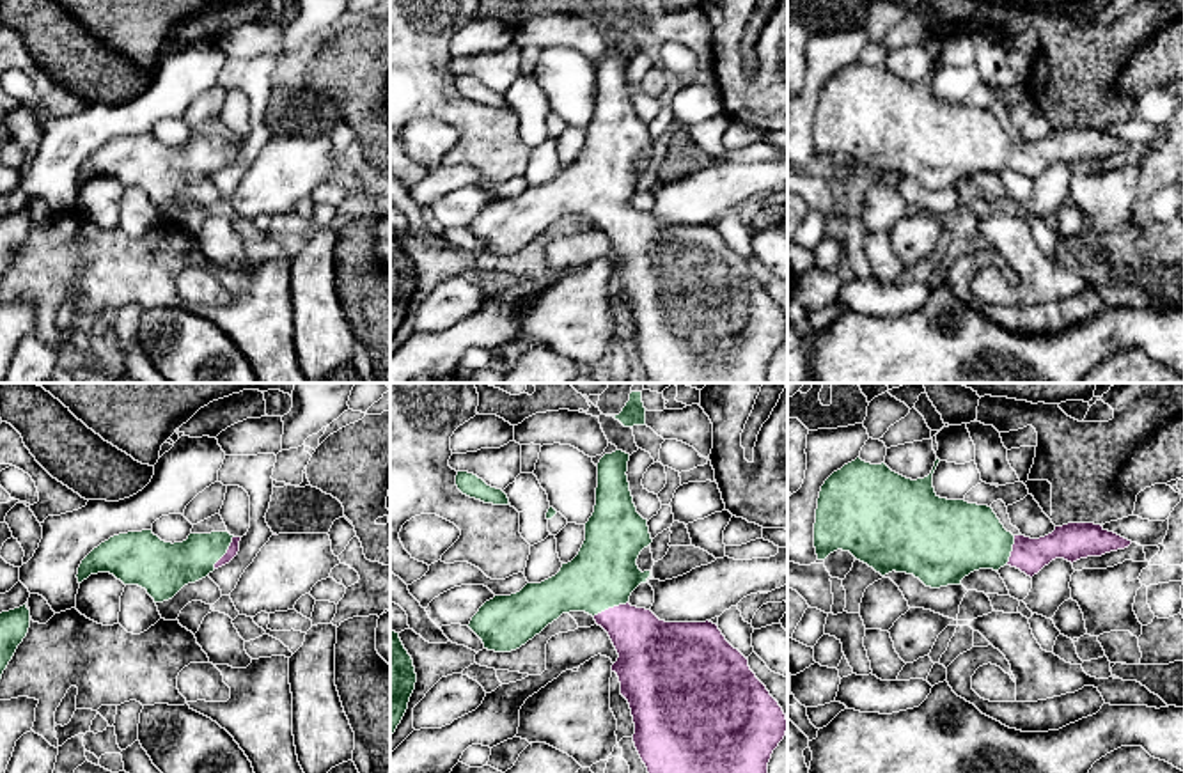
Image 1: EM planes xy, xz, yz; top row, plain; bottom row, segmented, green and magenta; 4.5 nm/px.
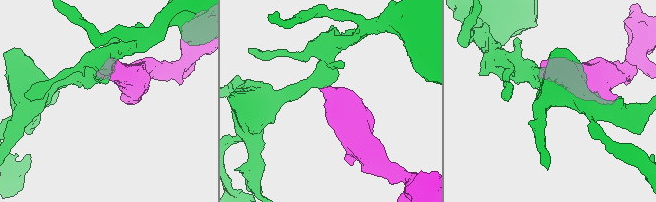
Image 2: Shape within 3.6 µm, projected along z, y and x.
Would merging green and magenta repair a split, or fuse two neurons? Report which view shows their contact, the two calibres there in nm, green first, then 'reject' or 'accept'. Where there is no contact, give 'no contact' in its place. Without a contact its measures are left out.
xz | 300/260 nm | accept

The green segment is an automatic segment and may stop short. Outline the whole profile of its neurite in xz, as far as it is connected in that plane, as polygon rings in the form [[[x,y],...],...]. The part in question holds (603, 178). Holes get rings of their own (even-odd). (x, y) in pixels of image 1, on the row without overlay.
[[[623,53],[599,62],[596,108],[585,126],[578,158],[562,167],[555,179],[486,204],[468,230],[482,243],[484,252],[511,255],[562,216],[592,218],[619,257],[612,275],[630,307],[633,346],[651,383],[768,383],[768,365],[787,335],[787,321],[750,273],[748,262],[709,223],[665,225],[651,213],[628,206],[631,195],[651,181],[651,174],[639,172],[637,161],[653,145],[647,122],[633,106],[628,64],[630,57]]]

